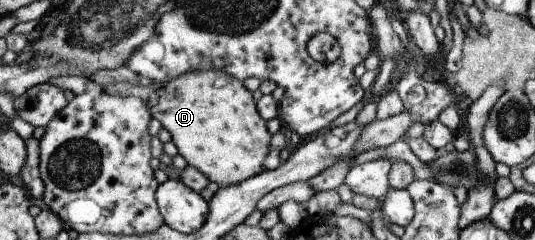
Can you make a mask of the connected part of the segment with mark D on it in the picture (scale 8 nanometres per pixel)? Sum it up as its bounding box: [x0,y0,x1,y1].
[107,69,274,188]

